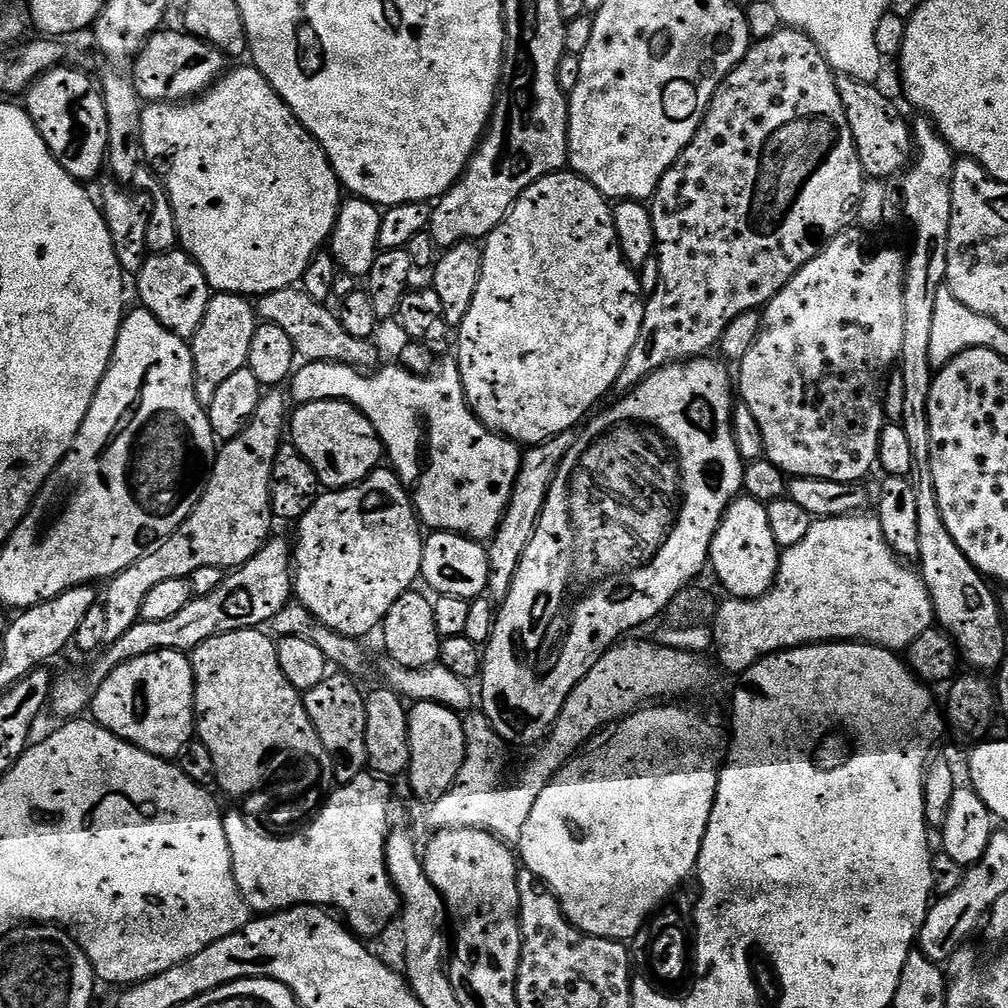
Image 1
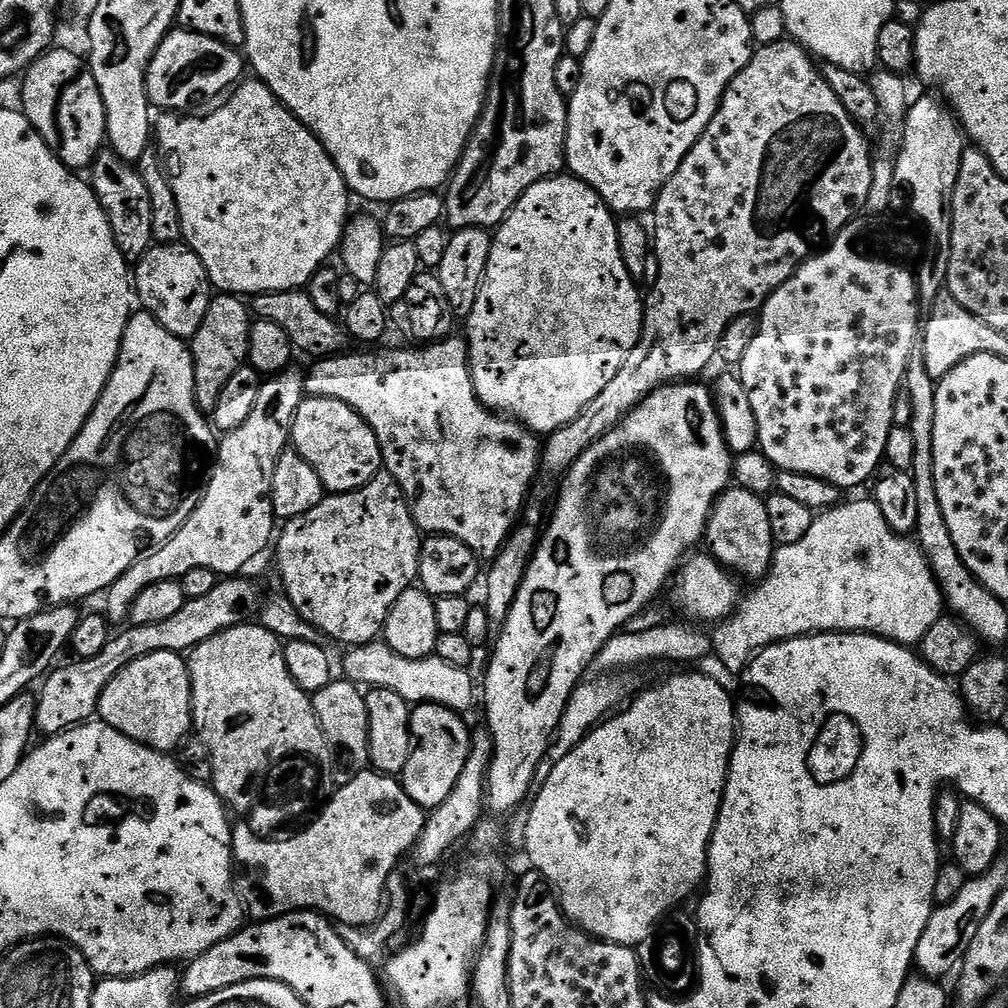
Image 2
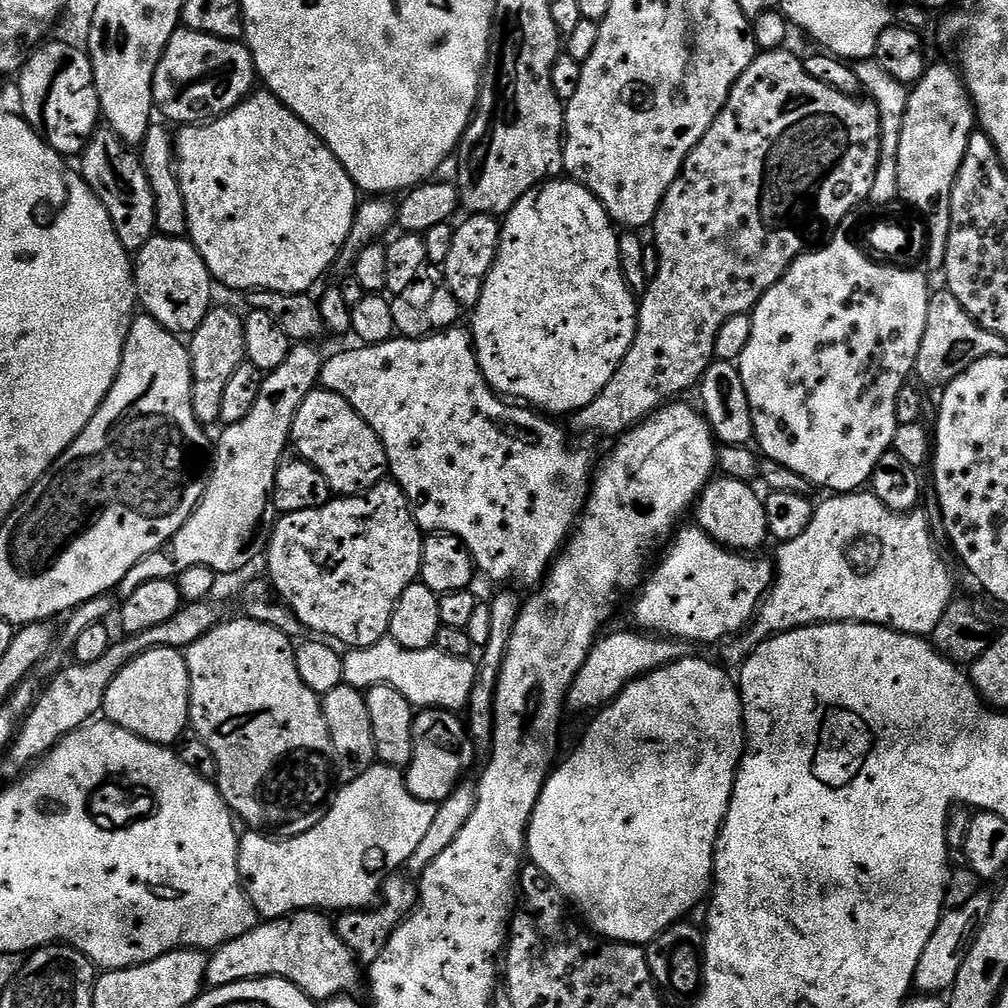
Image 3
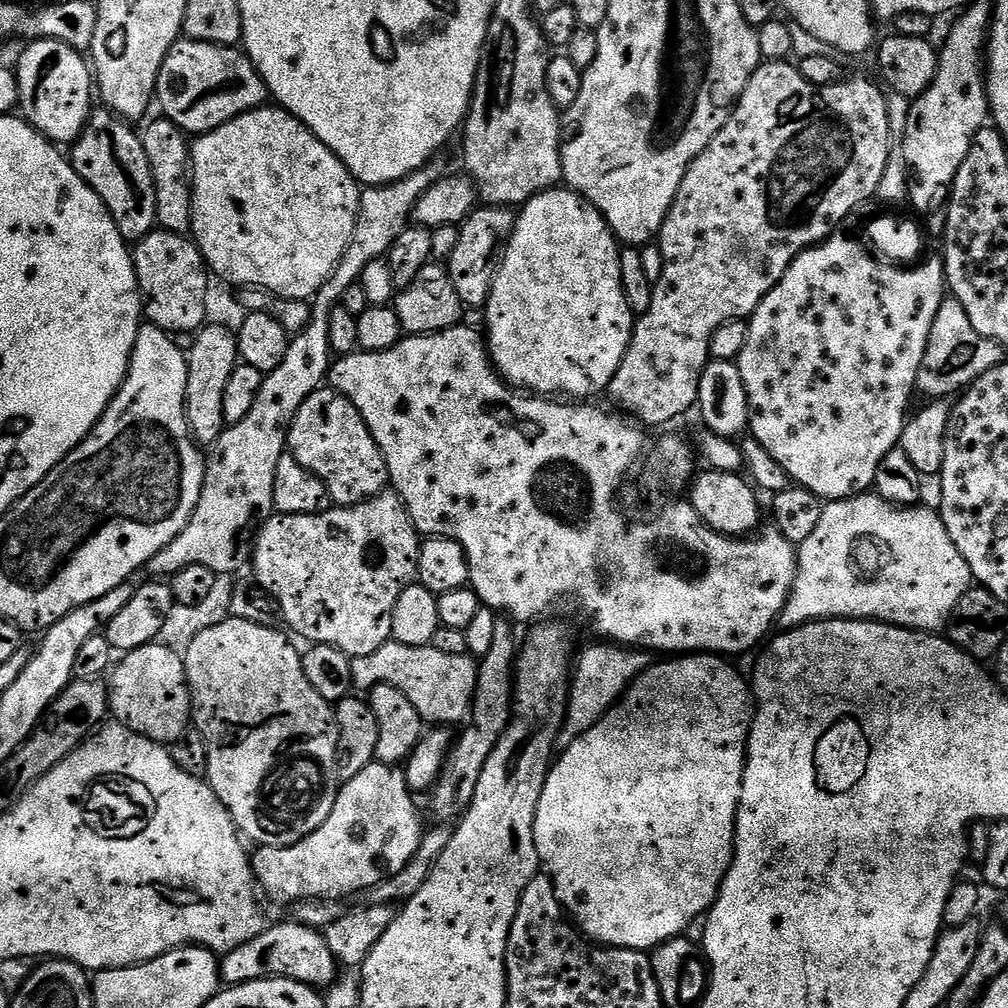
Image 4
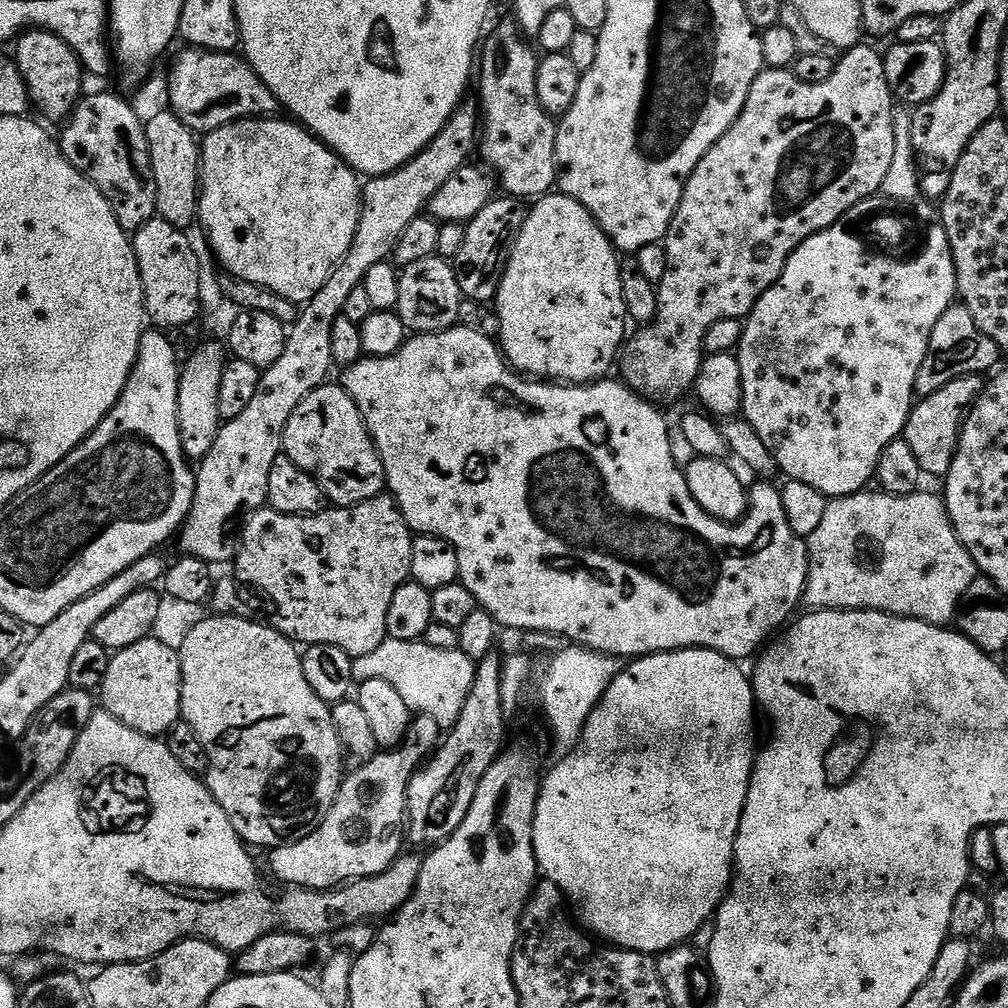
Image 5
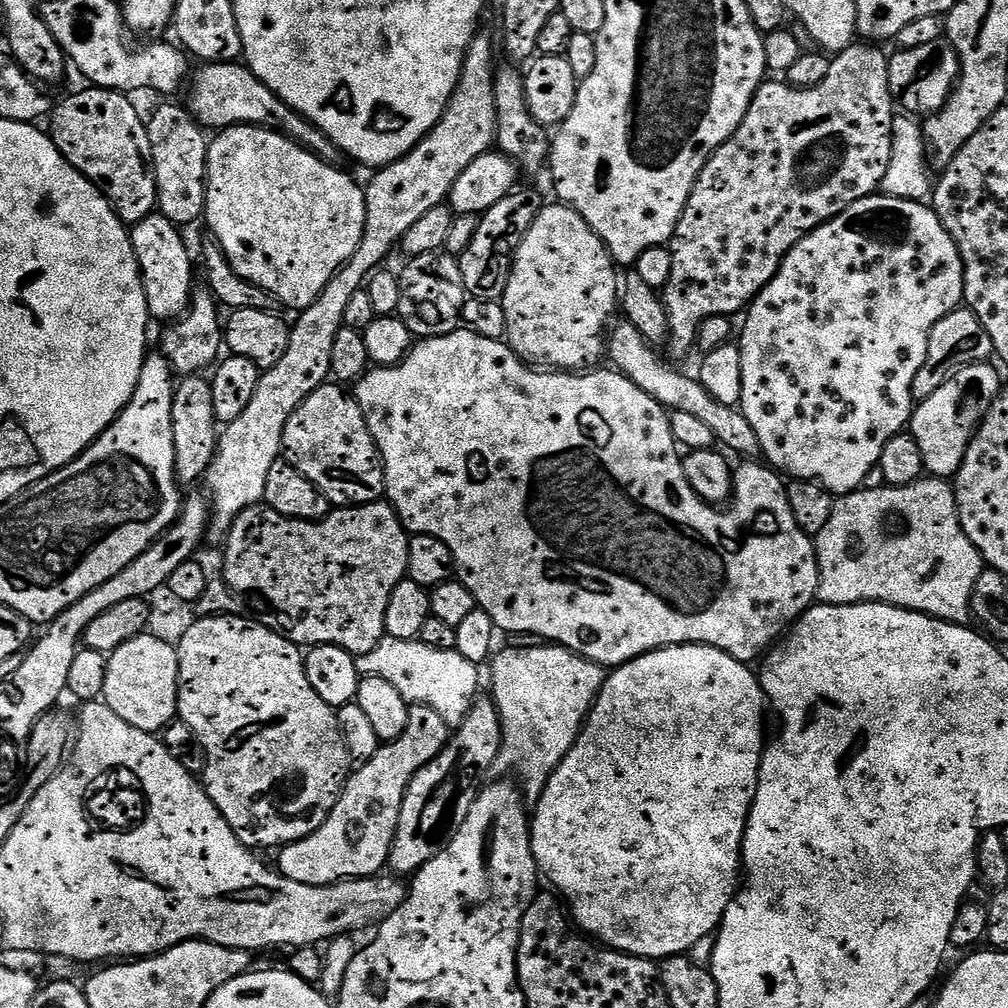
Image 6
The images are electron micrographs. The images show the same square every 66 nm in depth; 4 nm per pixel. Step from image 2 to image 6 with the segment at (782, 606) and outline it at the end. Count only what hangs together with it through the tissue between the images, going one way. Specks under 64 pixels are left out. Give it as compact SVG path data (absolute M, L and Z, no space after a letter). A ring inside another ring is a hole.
M921 478L910 486L894 488L891 486L879 486L880 488L861 487L859 490L849 492L847 496L841 496L832 505L830 522L826 522L826 530L822 530L814 538L816 546L816 561L820 567L820 581L816 595L821 604L889 604L895 608L905 608L911 612L921 612L927 616L933 616L935 620L945 620L951 624L967 625L970 620L970 601L972 591L976 585L976 579L985 571L984 559L978 554L978 550L966 538L966 534L960 525L960 519L956 513L956 493L951 483L940 478Z

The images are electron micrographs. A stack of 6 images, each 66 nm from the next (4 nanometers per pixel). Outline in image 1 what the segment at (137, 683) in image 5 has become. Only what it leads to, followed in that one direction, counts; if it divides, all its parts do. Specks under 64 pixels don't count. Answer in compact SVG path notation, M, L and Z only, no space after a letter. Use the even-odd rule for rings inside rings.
M151 652L118 666L92 697L91 719L110 734L164 760L179 757L196 736L196 683L192 661L183 652Z

